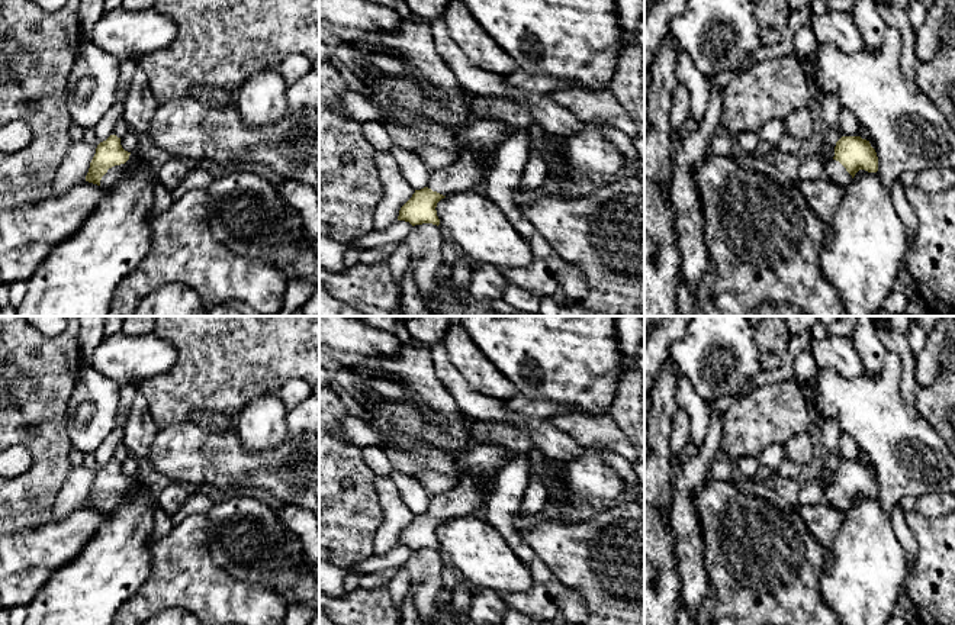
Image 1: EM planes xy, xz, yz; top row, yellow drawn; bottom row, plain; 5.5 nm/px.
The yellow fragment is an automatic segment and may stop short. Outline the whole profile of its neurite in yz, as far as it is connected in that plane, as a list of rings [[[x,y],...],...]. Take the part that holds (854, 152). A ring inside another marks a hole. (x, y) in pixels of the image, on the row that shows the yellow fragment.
[[[842,136],[835,146],[835,157],[824,161],[829,180],[846,189],[859,170],[878,171],[878,157],[869,141],[861,136]]]

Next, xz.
[[[464,152],[441,170],[433,171],[424,189],[415,190],[412,197],[401,207],[398,220],[409,222],[412,226],[422,223],[440,225],[437,203],[451,193],[473,190],[485,181],[495,161],[495,154],[482,160]]]

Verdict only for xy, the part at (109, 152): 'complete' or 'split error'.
split error

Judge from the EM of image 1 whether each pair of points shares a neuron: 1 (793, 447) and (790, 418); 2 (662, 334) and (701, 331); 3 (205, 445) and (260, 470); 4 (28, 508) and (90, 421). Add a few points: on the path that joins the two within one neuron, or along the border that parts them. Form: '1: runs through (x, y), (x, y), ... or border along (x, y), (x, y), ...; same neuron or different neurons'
1: border along (806, 431), (793, 435), (784, 445); different neurons
2: border along (687, 331), (671, 345), (668, 357); different neurons
3: runs through (218, 458), (227, 464), (247, 469); same neuron
4: border along (66, 411), (66, 431), (71, 444); different neurons

